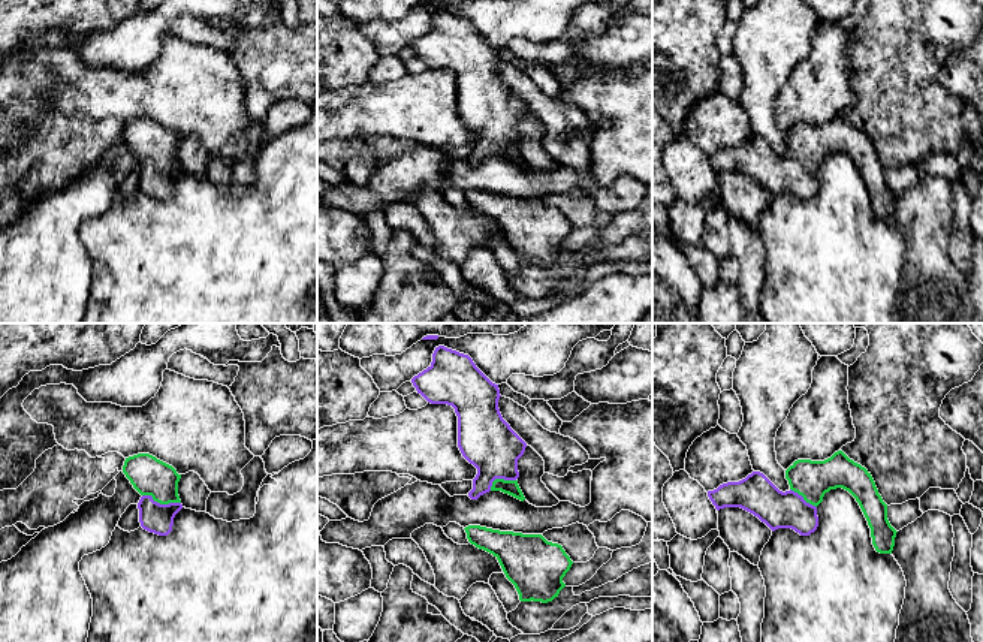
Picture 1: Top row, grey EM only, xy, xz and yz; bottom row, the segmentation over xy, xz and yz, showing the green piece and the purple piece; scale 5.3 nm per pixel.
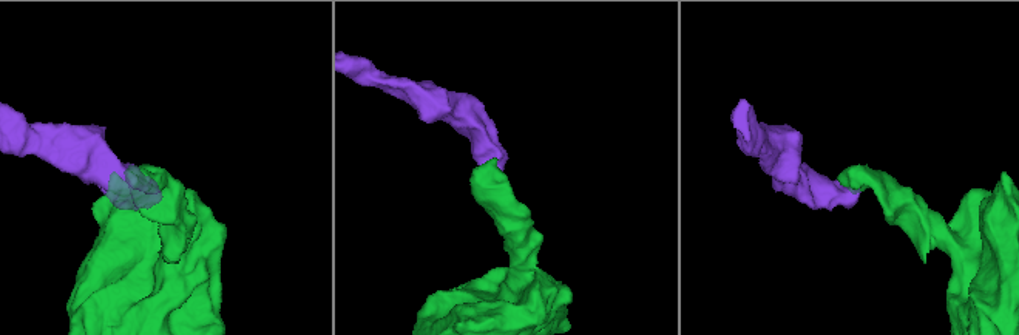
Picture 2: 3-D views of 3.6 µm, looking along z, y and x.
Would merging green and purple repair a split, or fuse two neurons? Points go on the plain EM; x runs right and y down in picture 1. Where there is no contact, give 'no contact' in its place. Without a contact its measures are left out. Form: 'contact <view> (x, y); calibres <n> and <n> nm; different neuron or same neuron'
contact xy (162, 168); calibres 200 and 160 nm; same neuron

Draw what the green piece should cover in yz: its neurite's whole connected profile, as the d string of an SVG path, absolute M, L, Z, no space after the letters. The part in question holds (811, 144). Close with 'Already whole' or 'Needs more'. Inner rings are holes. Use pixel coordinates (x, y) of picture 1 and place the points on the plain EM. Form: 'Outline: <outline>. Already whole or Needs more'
Outline: M842 115L824 126L797 124L786 135L786 144L790 154L783 157L763 138L753 136L739 147L727 147L708 156L708 162L717 175L741 172L772 196L791 193L800 201L809 201L818 192L817 171L824 159L842 153L859 168L875 215L892 218L898 196L887 184L887 169L871 138Z. Needs more

